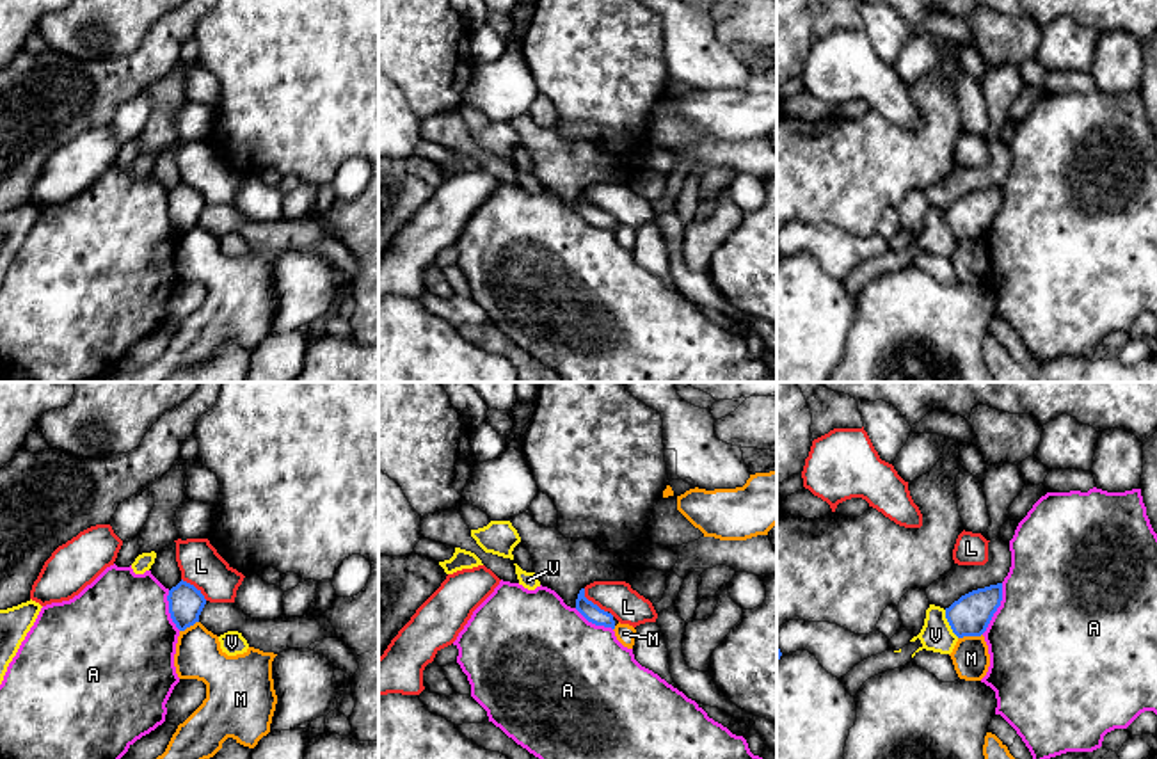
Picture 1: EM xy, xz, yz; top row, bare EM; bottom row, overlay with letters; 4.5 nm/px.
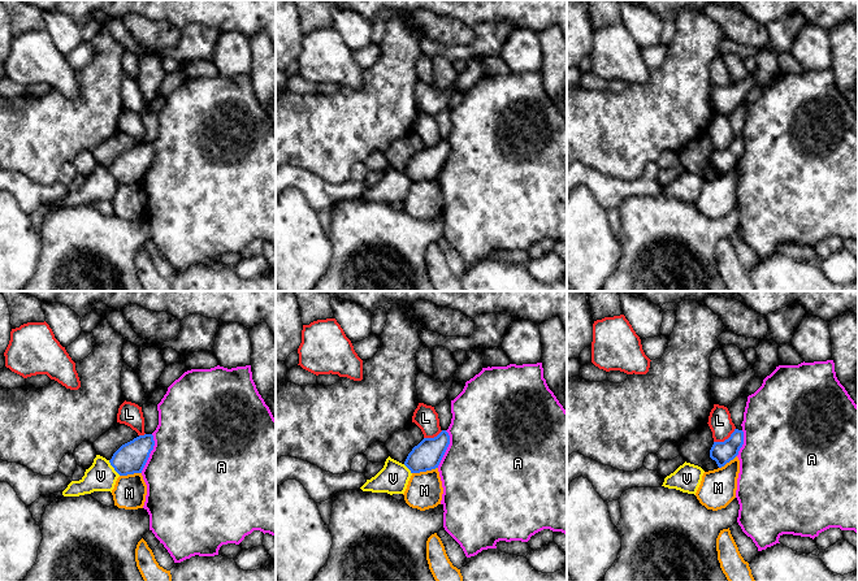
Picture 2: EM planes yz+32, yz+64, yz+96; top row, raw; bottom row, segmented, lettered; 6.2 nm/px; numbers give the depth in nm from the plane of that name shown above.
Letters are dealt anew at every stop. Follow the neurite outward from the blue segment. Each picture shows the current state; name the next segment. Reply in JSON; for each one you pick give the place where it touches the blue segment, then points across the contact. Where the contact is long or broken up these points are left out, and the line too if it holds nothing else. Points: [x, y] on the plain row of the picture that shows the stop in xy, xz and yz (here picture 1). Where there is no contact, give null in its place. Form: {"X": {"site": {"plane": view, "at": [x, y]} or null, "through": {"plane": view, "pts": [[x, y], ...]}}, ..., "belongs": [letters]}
{"belongs": []}

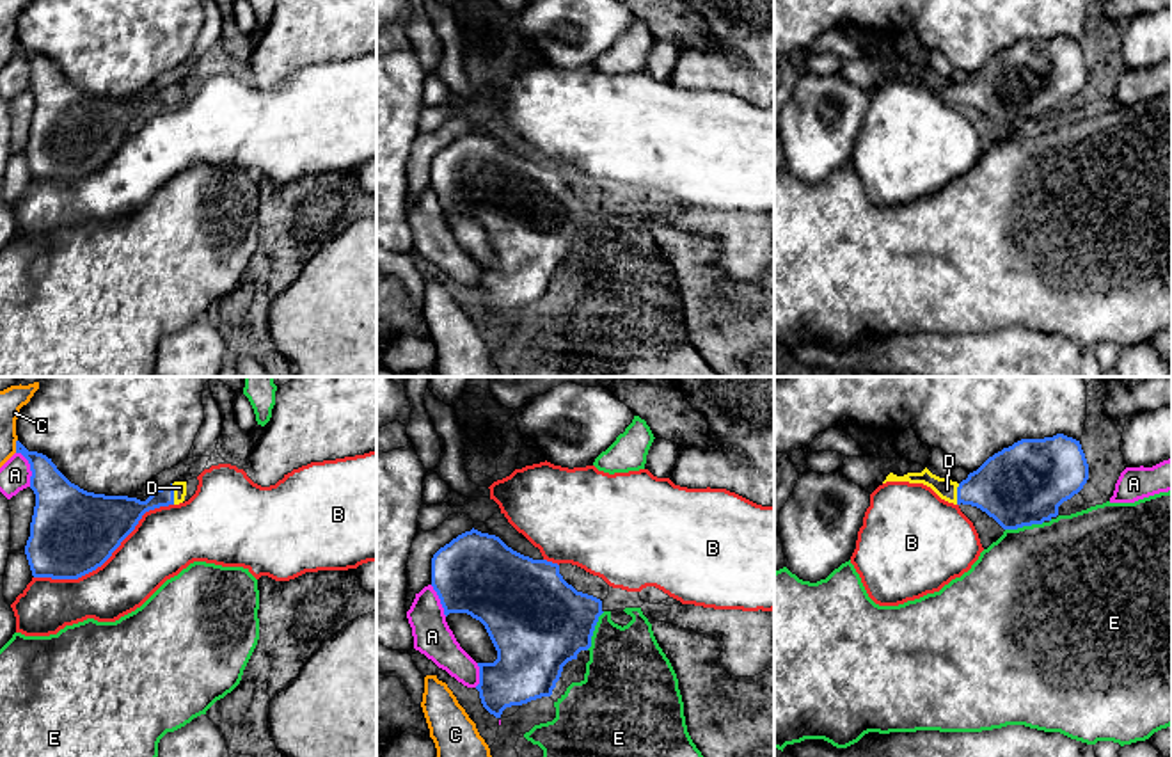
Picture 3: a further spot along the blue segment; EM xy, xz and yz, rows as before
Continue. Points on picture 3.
{"D": {"site": {"plane": "xy", "at": [173, 96]}, "through": {"plane": "xy", "pts": [[121, 116], [173, 96], [180, 89]]}}, "belongs": ["D"]}

